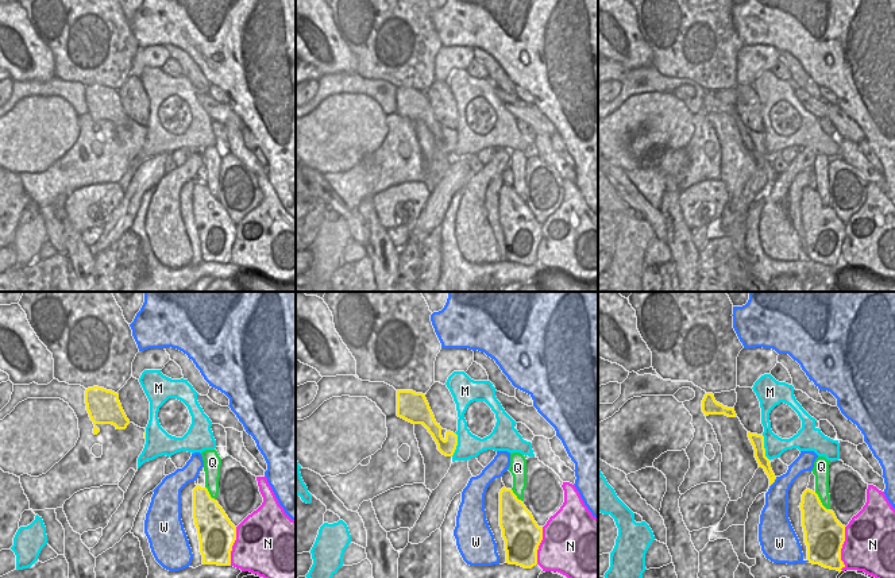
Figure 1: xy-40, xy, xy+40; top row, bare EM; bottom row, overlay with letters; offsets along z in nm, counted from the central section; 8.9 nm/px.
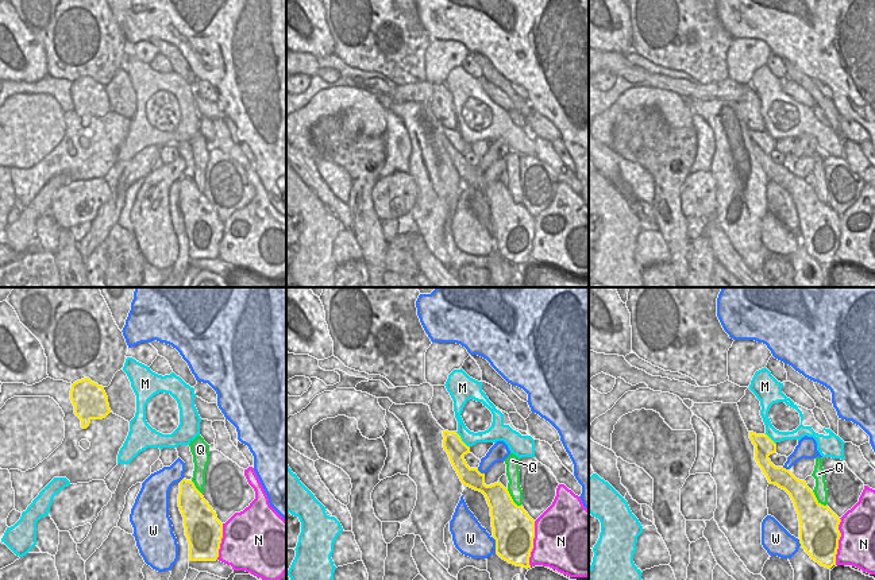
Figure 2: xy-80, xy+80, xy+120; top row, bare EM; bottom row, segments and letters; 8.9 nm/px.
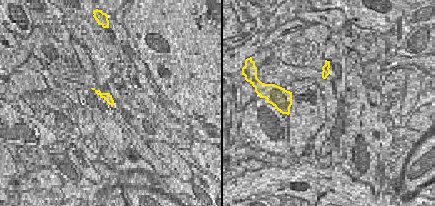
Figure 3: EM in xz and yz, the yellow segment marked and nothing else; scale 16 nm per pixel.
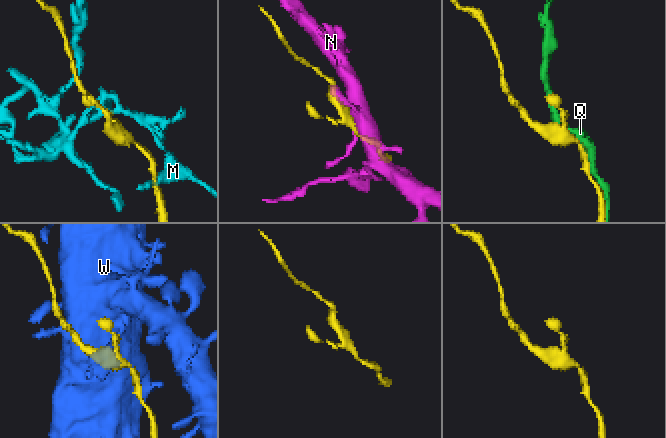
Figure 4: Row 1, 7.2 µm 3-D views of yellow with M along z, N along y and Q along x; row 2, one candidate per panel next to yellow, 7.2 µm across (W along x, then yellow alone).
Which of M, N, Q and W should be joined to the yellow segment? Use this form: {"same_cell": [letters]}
{"same_cell": []}

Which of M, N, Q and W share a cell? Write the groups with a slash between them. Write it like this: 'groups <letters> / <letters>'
groups M / N / Q / W

